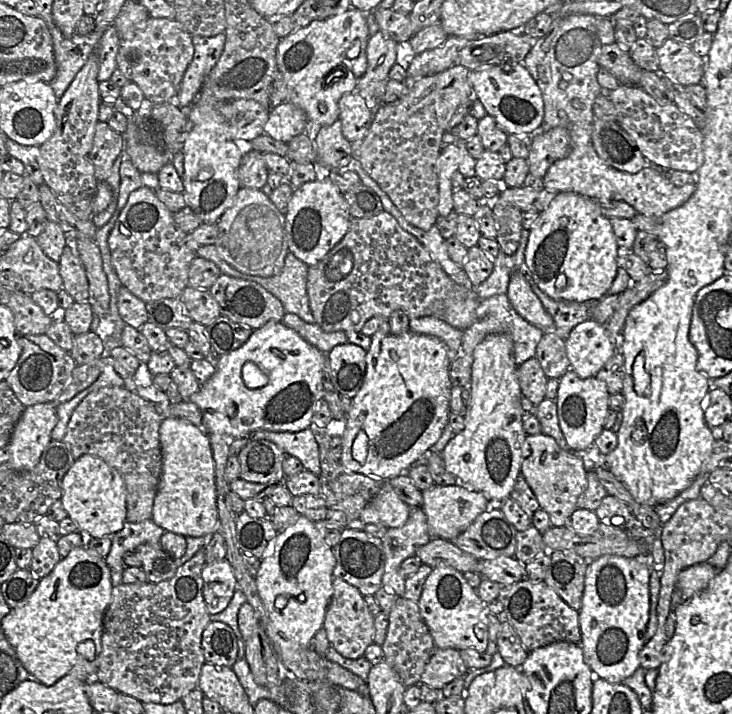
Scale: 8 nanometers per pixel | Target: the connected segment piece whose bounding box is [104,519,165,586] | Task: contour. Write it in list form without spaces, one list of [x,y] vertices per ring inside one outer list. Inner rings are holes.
[[[152,519],[124,523],[123,528],[113,535],[111,549],[104,559],[110,569],[113,586],[123,583],[122,574],[126,567],[124,555],[136,551],[142,544],[160,543],[164,532]]]

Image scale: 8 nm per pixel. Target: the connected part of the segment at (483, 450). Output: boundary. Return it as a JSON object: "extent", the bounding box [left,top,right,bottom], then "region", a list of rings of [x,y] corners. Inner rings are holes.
{"extent":[441,335,527,504],"region":[[[487,335],[474,349],[471,377],[471,399],[465,411],[465,427],[455,434],[441,453],[447,471],[455,475],[459,483],[472,491],[480,492],[493,504],[510,497],[513,487],[521,476],[523,445],[527,434],[523,429],[522,392],[518,381],[513,342],[509,335]]]}

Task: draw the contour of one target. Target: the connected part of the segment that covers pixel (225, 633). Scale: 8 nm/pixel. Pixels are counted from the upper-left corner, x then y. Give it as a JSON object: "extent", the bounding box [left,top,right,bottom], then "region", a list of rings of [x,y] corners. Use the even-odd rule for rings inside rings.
{"extent":[202,621,237,667],"region":[[[210,621],[202,634],[202,649],[206,663],[232,667],[237,659],[237,638],[230,626]]]}

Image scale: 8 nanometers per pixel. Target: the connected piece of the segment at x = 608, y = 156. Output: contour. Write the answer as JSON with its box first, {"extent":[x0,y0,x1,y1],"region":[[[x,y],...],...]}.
{"extent":[592,118,650,174],"region":[[[596,118],[592,143],[599,157],[617,170],[635,174],[650,165],[634,140],[616,121]]]}

